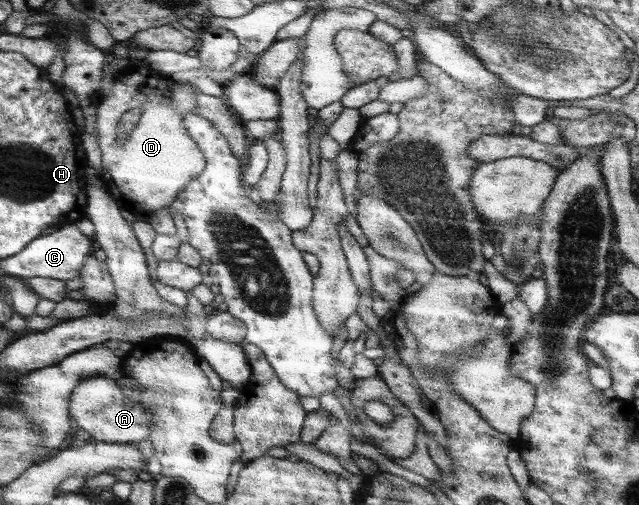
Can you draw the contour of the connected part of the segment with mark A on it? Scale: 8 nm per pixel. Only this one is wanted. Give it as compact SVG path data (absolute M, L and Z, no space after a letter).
M103 374L89 376L74 388L69 413L75 427L85 430L96 441L107 444L142 443L149 437L153 425L153 414L138 401L136 394L128 399L116 380Z

